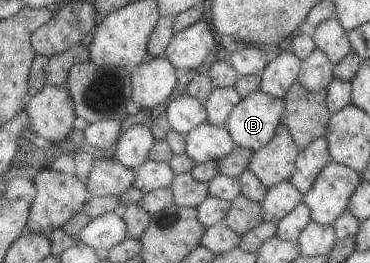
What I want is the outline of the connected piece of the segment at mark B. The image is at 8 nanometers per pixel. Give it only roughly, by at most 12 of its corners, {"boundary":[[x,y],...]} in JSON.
{"boundary":[[256,90],[223,127],[255,151],[274,136],[282,99]]}

